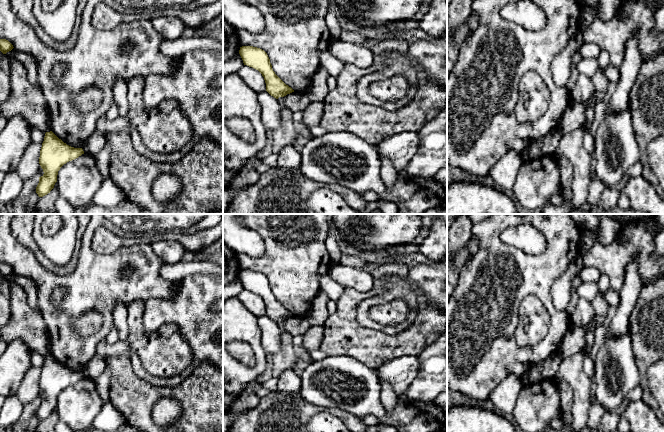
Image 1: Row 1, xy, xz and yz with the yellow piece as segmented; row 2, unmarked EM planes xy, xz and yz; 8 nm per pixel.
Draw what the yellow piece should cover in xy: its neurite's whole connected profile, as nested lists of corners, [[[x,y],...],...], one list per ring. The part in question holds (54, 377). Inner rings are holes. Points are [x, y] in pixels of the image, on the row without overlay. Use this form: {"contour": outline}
{"contour": [[[52,355],[46,356],[39,381],[39,388],[44,398],[39,401],[39,407],[36,411],[38,420],[43,421],[50,417],[57,406],[60,392],[82,378],[84,378],[82,372],[71,371],[59,363]]]}

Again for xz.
{"contour": [[[242,270],[239,278],[244,289],[252,291],[262,298],[266,307],[266,315],[271,320],[278,323],[294,316],[275,298],[270,283],[264,274],[253,270]]]}

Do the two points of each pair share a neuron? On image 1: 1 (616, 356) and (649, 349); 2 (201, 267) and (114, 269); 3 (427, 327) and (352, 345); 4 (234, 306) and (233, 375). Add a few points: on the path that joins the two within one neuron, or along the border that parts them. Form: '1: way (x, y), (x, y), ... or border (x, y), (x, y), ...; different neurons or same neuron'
1: border (628, 330), (639, 375); different neurons
2: border (159, 270), (159, 273), (167, 279), (182, 279); different neurons
3: way (408, 342), (398, 345), (371, 345); same neuron
4: way (244, 327), (259, 351), (259, 364), (254, 369); same neuron

